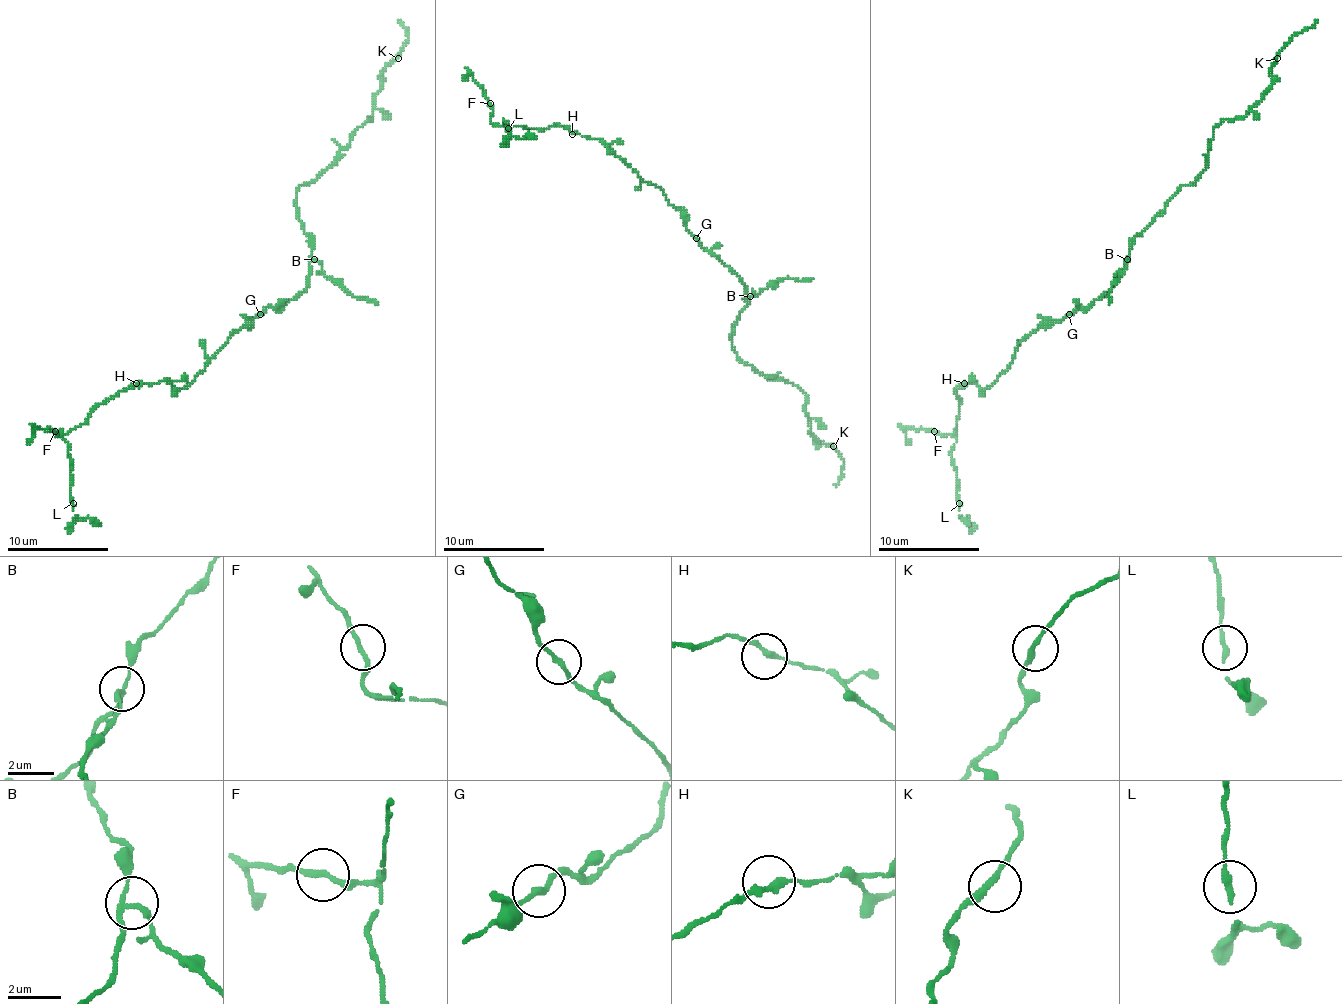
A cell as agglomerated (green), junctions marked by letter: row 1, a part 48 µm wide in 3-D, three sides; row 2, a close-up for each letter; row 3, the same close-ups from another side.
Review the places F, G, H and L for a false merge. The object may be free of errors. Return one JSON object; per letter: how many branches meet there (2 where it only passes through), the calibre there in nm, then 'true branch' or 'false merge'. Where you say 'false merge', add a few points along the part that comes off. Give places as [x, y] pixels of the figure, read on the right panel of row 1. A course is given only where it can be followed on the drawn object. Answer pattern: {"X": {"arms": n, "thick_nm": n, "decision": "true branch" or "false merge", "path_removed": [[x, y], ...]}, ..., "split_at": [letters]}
{"F": {"arms": 2, "thick_nm": 190, "decision": "true branch"}, "G": {"arms": 2, "thick_nm": 200, "decision": "false merge", "path_removed": [[1068, 315], [1111, 287], [1129, 243], [1205, 167], [1213, 129], [1241, 119], [1261, 99], [1274, 58], [1315, 20]]}, "H": {"arms": 2, "thick_nm": 220, "decision": "true branch"}, "L": {"arms": 2, "thick_nm": 190, "decision": "true branch"}, "split_at": ["G"]}

